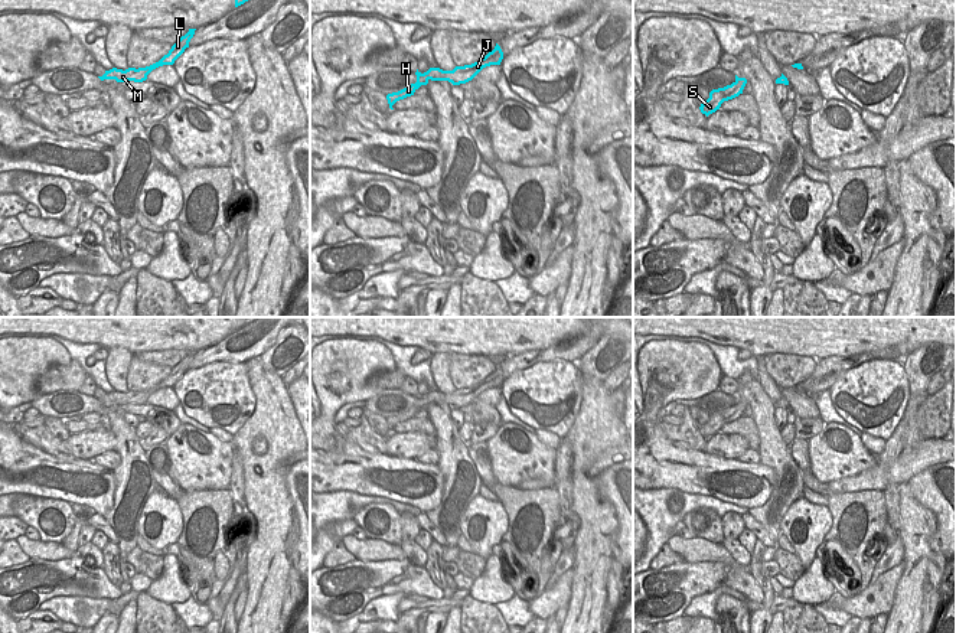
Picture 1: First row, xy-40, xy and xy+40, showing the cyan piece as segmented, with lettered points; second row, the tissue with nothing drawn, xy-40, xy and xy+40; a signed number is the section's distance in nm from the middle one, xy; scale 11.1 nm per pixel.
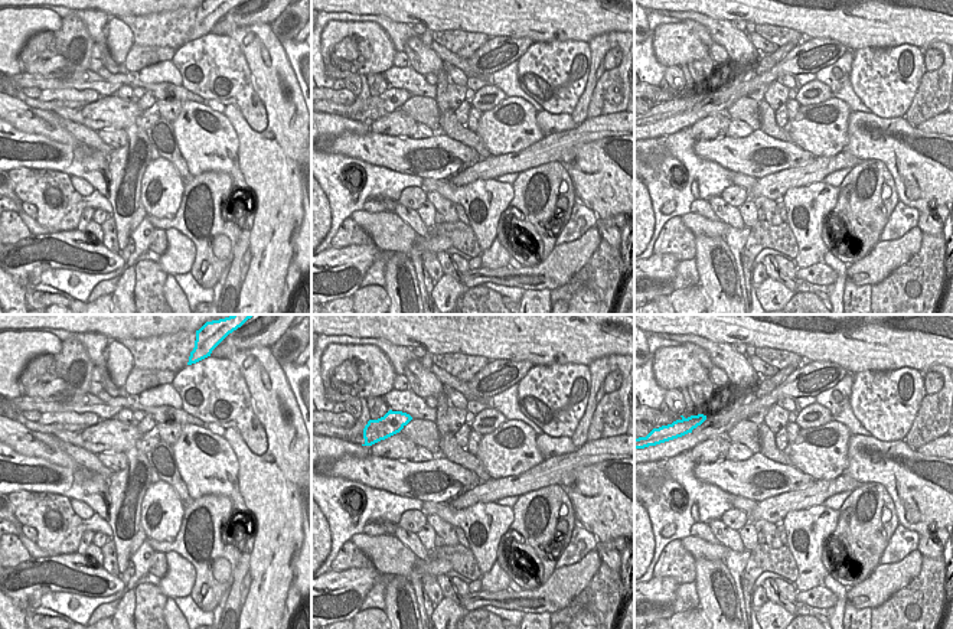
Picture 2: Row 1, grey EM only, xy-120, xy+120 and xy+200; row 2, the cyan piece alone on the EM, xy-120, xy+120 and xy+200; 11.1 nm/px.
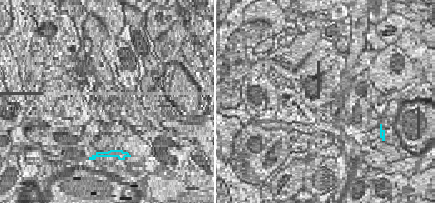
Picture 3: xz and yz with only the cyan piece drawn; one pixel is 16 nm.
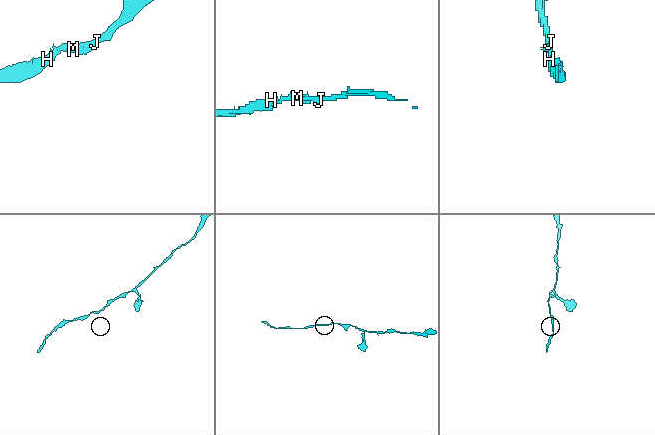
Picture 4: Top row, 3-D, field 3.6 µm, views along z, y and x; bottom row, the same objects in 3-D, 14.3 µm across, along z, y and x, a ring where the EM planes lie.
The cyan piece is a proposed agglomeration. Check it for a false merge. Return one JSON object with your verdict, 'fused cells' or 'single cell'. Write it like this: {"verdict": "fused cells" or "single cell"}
{"verdict": "single cell"}

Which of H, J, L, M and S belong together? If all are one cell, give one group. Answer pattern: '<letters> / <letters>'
H J L M S

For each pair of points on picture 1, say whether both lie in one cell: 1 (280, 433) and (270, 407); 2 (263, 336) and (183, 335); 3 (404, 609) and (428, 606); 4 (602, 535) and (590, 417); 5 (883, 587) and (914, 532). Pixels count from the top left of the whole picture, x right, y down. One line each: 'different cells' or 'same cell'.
1: same cell
2: different cells
3: same cell
4: same cell
5: different cells

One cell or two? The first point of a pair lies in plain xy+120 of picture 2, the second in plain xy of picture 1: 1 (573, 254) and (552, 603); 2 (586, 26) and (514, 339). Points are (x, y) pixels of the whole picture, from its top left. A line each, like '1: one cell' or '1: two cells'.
1: one cell
2: one cell

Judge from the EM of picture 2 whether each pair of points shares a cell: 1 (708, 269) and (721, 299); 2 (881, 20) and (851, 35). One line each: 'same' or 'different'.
1: same
2: same

